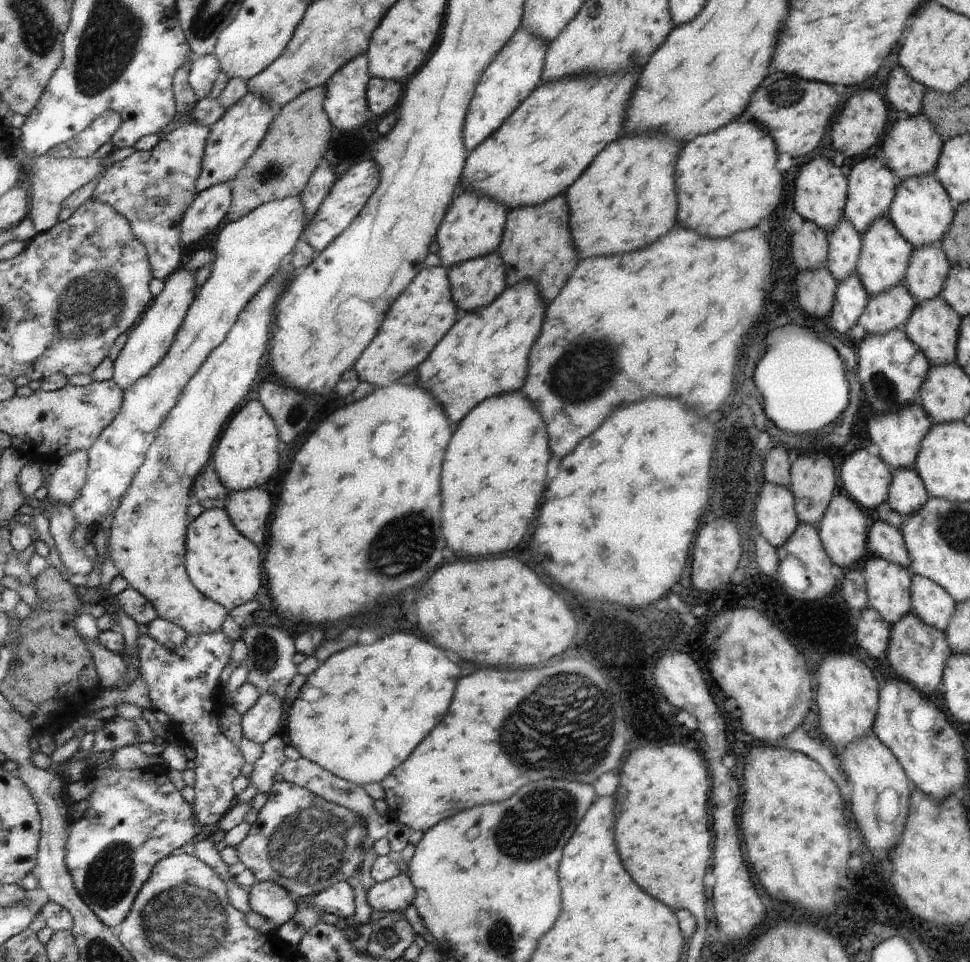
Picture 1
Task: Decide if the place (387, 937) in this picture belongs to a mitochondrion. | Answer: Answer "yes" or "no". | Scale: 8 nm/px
yes

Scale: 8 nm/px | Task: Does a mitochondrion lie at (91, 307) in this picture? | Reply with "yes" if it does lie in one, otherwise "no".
yes

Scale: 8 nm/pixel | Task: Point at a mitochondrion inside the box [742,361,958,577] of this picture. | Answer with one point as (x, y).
(883, 389)

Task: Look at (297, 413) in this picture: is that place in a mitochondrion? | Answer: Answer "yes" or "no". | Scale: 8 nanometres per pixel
yes

